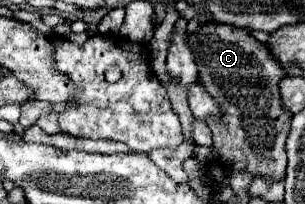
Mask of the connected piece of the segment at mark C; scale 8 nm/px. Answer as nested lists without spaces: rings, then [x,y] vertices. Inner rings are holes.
[[[205,22],[199,26],[197,34],[187,34],[187,46],[193,52],[193,58],[199,68],[199,84],[205,88],[205,92],[219,104],[221,116],[209,116],[207,126],[213,134],[213,152],[215,158],[225,162],[229,168],[235,170],[247,170],[255,176],[273,176],[275,180],[281,180],[285,176],[287,168],[287,154],[285,154],[285,142],[289,134],[289,110],[283,106],[279,82],[285,76],[285,70],[269,48],[265,44],[259,44],[259,40],[251,34],[251,30],[227,26],[219,22]]]

